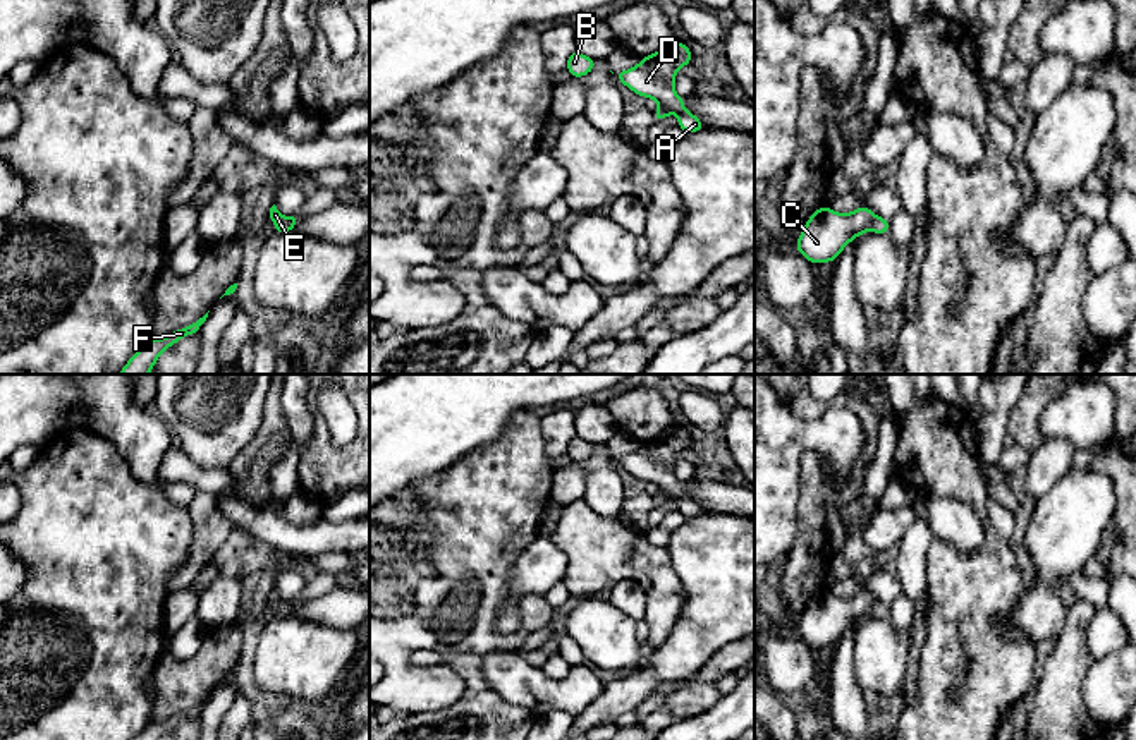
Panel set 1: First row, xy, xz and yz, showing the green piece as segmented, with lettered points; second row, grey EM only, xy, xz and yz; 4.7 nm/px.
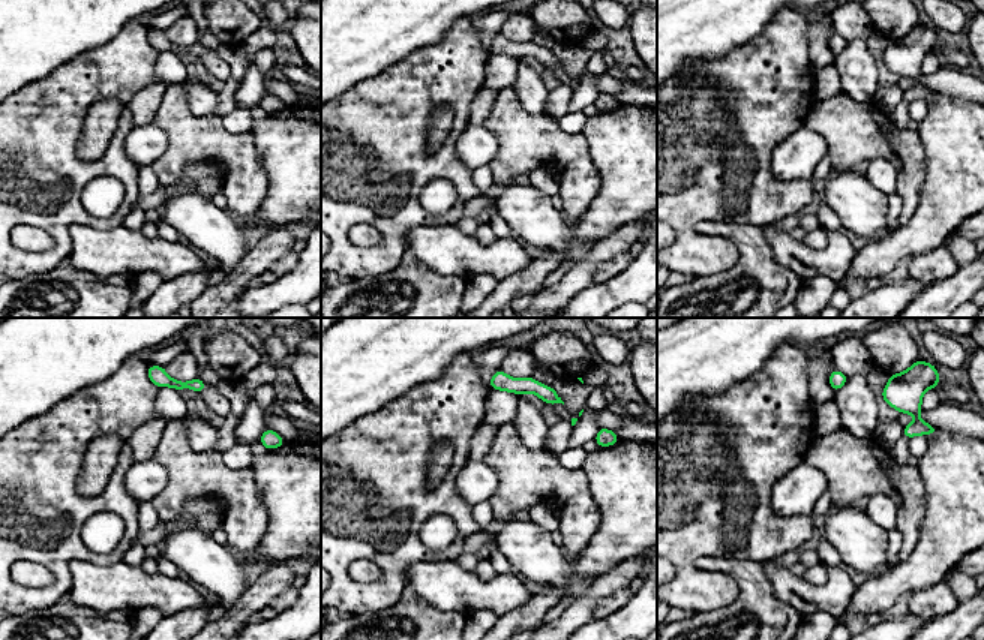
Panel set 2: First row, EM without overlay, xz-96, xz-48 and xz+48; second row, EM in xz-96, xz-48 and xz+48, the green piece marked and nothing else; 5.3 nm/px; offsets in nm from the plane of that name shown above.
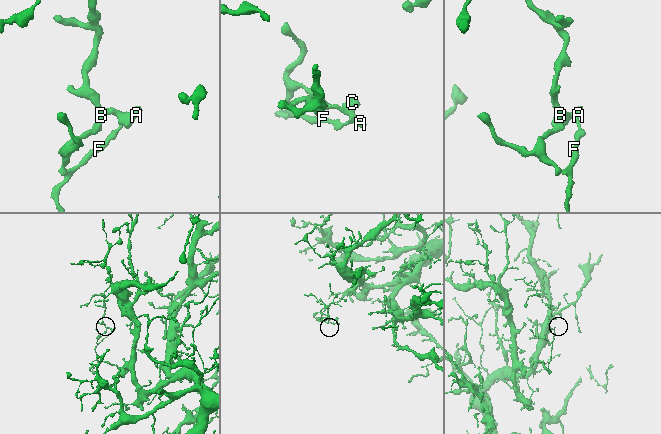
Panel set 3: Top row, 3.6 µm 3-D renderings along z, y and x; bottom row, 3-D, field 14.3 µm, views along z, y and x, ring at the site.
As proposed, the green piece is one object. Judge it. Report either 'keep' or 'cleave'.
cleave

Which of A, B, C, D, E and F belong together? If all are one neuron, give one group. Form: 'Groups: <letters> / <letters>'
Groups: A E F / B C D

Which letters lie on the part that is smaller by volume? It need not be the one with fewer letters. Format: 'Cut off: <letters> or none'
Cut off: B, C, D

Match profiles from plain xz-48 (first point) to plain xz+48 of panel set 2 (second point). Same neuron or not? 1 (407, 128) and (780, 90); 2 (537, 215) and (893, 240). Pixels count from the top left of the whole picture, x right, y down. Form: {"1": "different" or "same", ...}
{"1": "same", "2": "different"}

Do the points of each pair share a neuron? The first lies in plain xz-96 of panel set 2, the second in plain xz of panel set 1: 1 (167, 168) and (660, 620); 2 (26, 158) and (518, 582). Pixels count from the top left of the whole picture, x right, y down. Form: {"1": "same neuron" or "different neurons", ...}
{"1": "same neuron", "2": "different neurons"}

